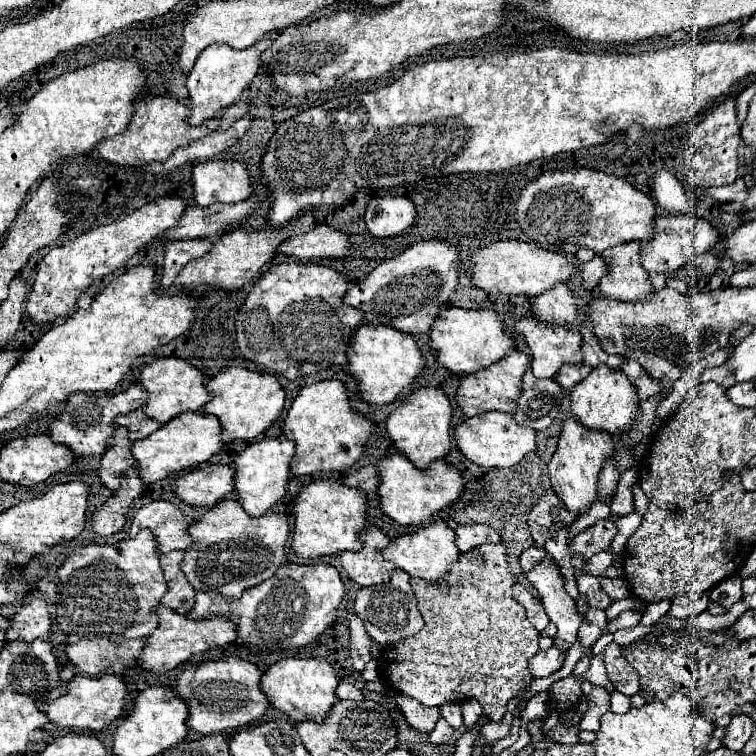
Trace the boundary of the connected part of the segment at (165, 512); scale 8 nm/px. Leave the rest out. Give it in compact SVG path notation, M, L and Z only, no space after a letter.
M166 500L150 502L148 506L140 508L140 528L148 528L156 538L158 552L166 554L172 550L186 550L190 548L190 536L186 534L188 522L184 512Z

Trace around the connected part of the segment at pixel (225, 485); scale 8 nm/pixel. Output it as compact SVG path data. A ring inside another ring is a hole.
M202 464L190 472L184 472L174 482L176 496L188 506L212 508L234 492L234 470L228 466Z

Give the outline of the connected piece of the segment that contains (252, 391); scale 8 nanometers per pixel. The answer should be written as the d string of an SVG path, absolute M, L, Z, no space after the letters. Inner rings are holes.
M228 368L216 374L206 390L212 394L212 400L204 404L202 414L216 416L222 424L222 442L232 444L238 440L252 440L260 436L282 412L286 394L280 382L272 374L258 374L246 368Z

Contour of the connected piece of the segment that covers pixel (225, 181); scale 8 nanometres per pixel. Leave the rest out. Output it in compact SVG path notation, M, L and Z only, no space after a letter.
M210 160L194 168L194 200L198 206L210 206L216 202L234 204L246 200L254 184L242 162L234 160Z

